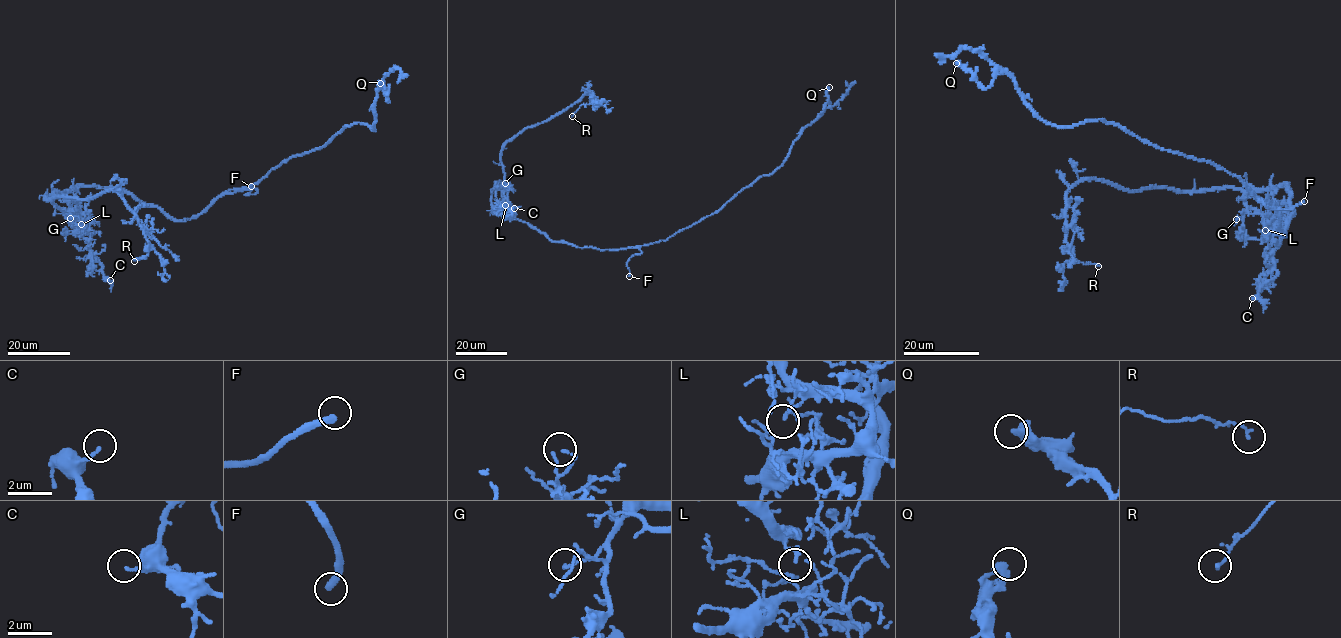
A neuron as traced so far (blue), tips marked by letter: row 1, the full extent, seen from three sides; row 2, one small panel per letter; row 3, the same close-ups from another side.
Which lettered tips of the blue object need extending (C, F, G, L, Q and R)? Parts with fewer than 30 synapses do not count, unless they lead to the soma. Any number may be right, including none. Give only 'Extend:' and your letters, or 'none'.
Extend: F

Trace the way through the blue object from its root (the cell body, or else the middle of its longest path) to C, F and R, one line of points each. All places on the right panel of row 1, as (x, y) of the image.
C: (1283, 233), (1294, 214), (1288, 187), (1249, 186), (1276, 208), (1282, 233), (1273, 252), (1277, 274), (1252, 298)
F: (1283, 233), (1279, 230), (1279, 217), (1273, 205), (1259, 202), (1262, 200), (1268, 207), (1292, 209), (1304, 201)
R: (1283, 233), (1294, 214), (1287, 186), (1177, 192), (1081, 180), (1066, 195), (1065, 237), (1076, 262), (1098, 266)

